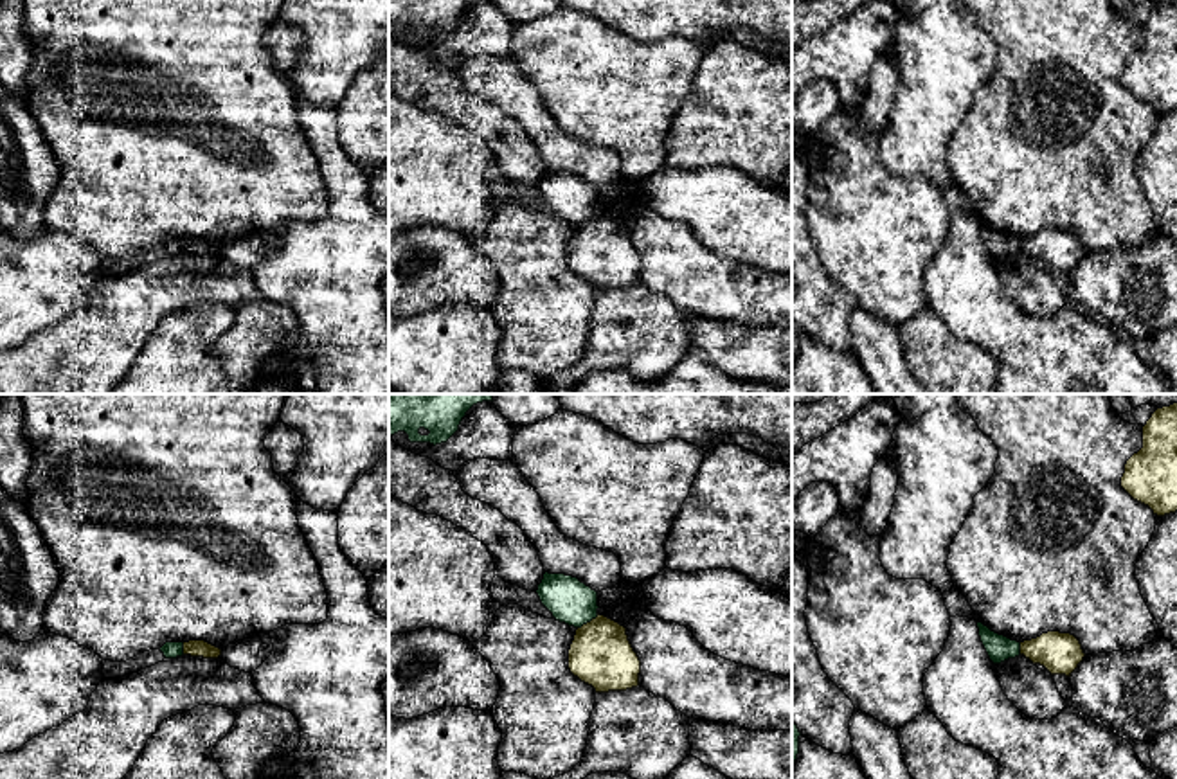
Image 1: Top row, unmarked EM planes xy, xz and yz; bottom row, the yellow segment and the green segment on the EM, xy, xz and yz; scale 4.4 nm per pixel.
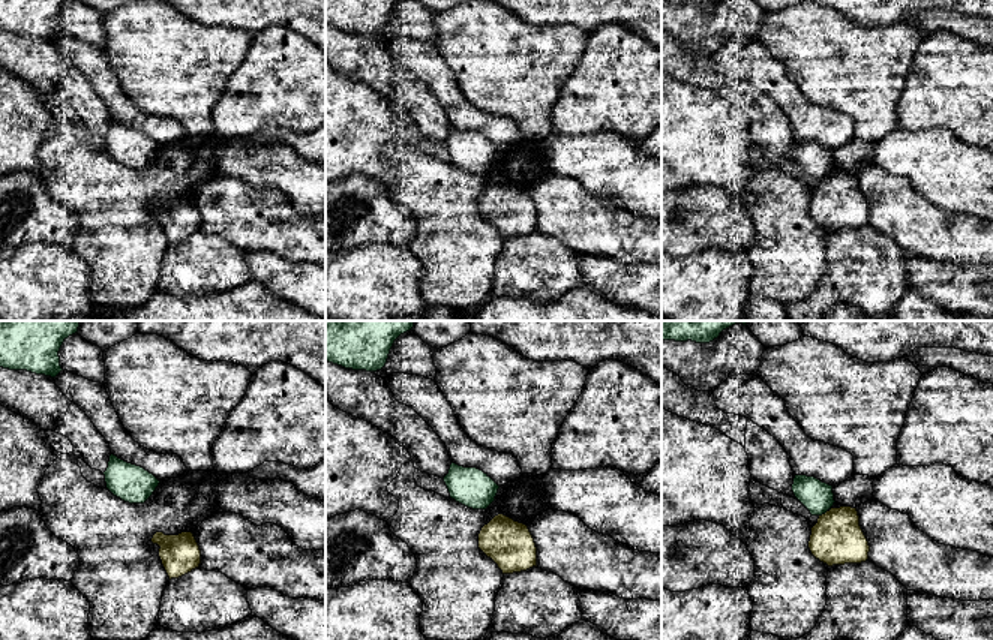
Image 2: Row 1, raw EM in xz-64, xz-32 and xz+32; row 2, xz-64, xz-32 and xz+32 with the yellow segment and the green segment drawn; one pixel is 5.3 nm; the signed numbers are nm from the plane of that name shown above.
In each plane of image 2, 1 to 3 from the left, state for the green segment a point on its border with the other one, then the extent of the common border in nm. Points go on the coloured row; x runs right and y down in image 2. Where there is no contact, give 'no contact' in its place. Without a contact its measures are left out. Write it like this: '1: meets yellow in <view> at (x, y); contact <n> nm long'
1: no contact
2: no contact
3: meets yellow in xz+32 at (822, 514); contact 60 nm long

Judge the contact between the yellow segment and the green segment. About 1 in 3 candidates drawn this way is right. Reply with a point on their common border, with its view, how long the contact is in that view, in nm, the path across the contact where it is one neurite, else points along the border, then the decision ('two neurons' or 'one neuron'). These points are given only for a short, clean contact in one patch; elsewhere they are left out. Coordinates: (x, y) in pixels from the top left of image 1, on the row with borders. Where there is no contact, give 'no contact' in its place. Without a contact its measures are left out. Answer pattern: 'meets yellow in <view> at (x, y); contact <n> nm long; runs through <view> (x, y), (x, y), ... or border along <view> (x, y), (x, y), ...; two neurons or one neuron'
meets yellow in xz at (587, 623); contact 120 nm long; border along xz (598, 614), (578, 628); two neurons

